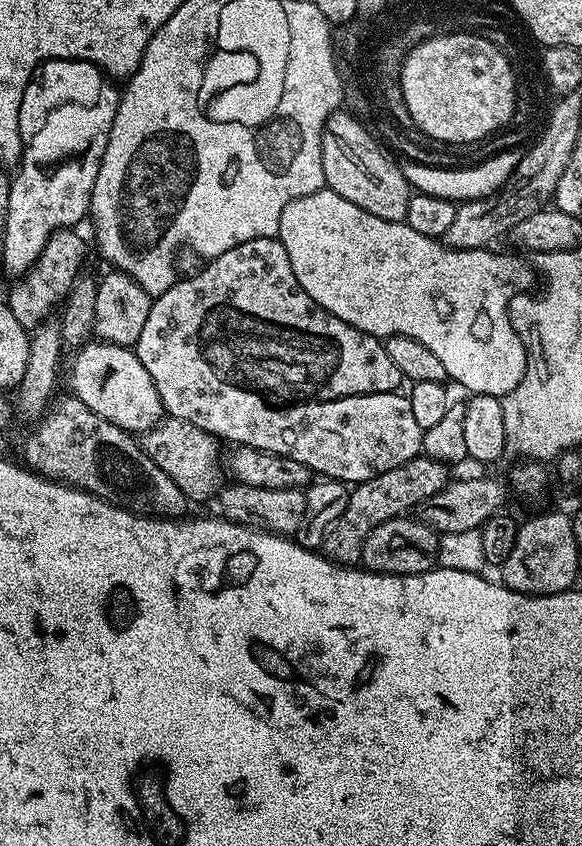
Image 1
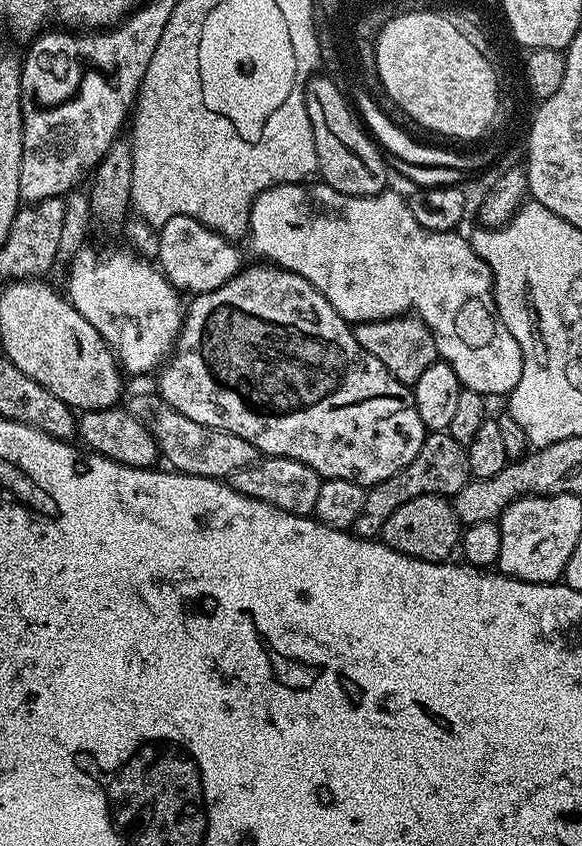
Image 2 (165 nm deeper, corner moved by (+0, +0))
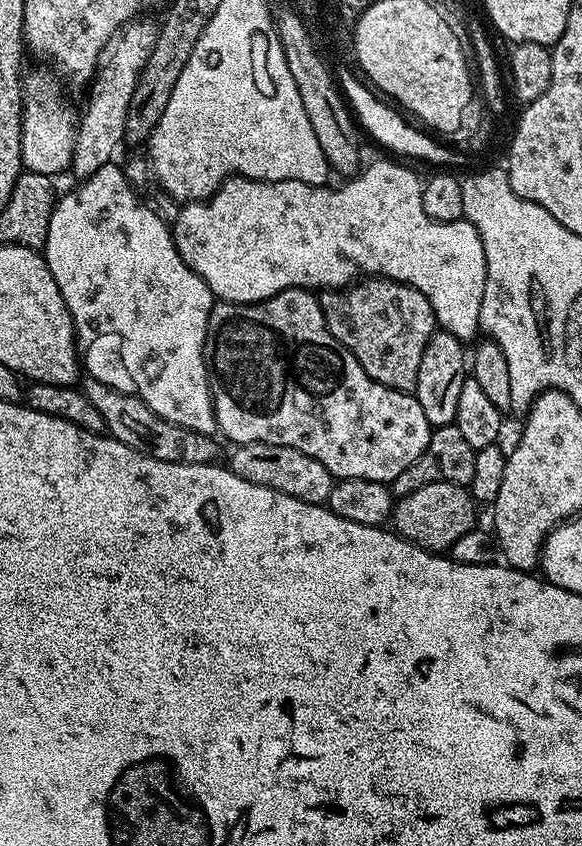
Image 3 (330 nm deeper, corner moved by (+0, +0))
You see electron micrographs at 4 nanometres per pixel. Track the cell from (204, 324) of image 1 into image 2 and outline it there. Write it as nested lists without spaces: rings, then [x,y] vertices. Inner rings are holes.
[[[256,263],[260,264],[252,264],[249,268],[248,265],[241,267],[240,271],[222,286],[193,295],[189,299],[192,301],[187,301],[176,347],[158,372],[158,377],[160,376],[158,395],[171,408],[178,410],[178,414],[186,414],[186,418],[191,418],[194,422],[202,422],[211,428],[238,434],[238,438],[246,438],[246,442],[253,444],[257,453],[265,457],[281,456],[306,462],[306,466],[313,468],[324,480],[345,480],[371,486],[398,474],[398,470],[410,466],[418,450],[422,450],[426,435],[422,418],[418,418],[413,389],[409,385],[398,382],[398,378],[394,378],[394,374],[390,374],[390,370],[386,370],[386,366],[382,366],[382,362],[378,362],[374,354],[366,354],[366,350],[358,346],[353,325],[343,320],[338,310],[334,310],[334,306],[330,306],[330,302],[326,302],[324,295],[314,286],[310,286],[306,278],[281,268],[279,264]]]

